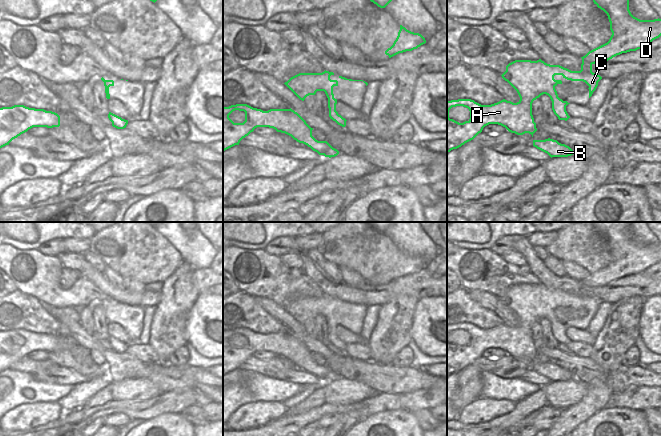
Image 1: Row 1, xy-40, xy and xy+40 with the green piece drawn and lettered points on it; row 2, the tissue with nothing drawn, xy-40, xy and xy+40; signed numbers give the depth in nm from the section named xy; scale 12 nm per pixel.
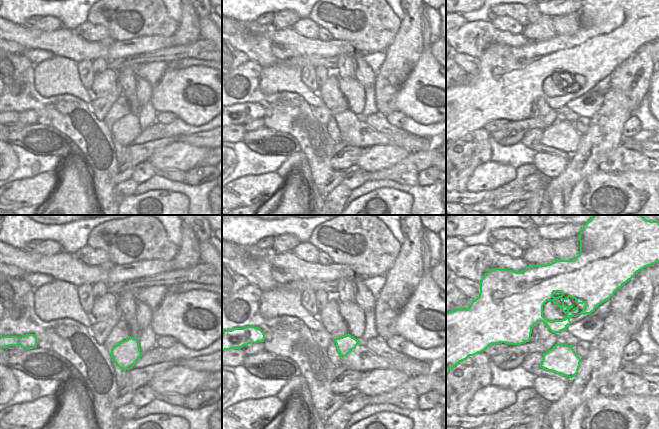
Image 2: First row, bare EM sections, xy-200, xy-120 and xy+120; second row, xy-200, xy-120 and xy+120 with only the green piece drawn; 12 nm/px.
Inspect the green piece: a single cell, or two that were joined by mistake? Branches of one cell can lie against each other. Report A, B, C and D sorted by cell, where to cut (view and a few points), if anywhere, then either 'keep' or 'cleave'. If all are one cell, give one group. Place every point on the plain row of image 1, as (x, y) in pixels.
A B C D | no cut | keep

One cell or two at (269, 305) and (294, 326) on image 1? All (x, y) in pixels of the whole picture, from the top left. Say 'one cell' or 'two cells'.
one cell

